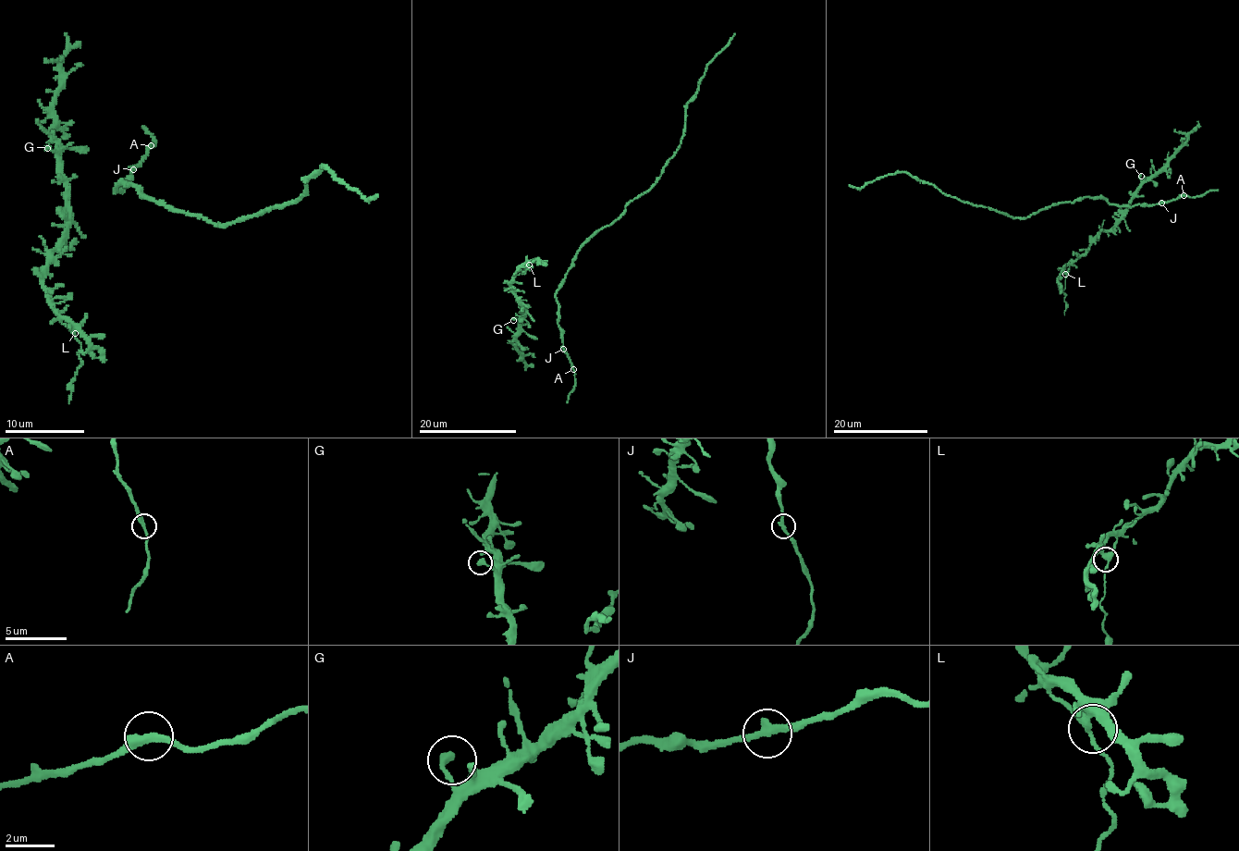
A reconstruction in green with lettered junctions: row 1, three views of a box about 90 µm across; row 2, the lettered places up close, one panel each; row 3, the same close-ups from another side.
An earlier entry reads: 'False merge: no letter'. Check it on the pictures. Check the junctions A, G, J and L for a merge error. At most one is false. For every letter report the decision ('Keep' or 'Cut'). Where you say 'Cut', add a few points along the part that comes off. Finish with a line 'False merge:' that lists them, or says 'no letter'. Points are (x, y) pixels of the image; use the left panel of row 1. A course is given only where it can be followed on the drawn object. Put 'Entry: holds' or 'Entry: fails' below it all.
A: Keep
G: Keep
J: Keep
L: Keep
False merge: no letter
Entry: holds

